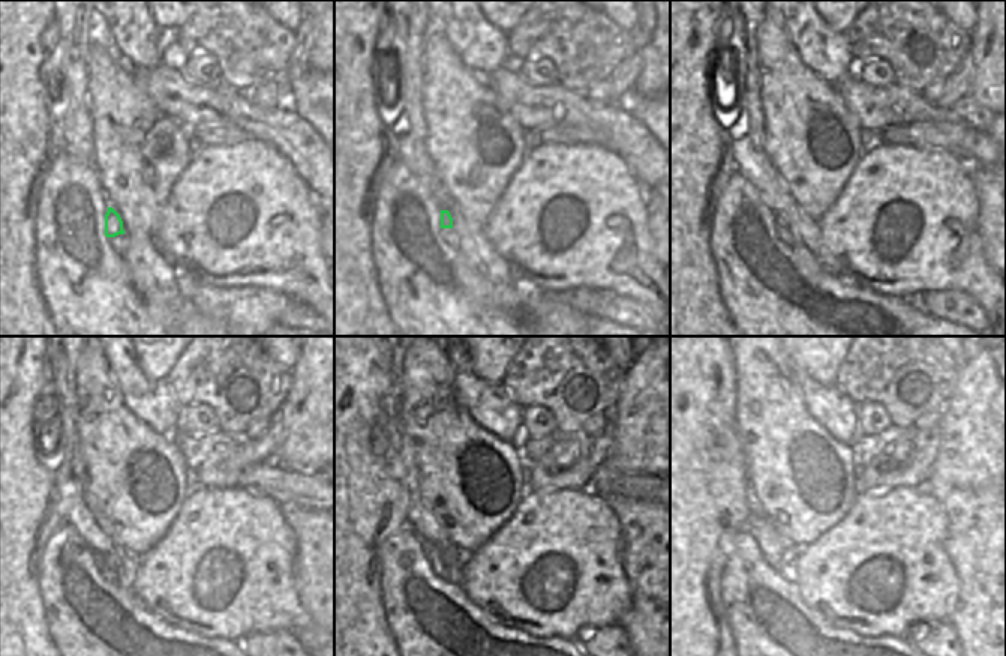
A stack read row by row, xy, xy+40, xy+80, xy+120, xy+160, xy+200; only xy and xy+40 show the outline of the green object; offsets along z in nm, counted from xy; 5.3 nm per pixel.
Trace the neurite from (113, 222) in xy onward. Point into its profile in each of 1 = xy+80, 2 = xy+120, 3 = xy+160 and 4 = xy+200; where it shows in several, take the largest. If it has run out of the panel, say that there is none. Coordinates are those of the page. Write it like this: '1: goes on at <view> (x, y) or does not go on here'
1: goes on at xy+80 (781, 222)
2: goes on at xy+120 (111, 559)
3: goes on at xy+160 (453, 557)
4: goes on at xy+200 (790, 554)

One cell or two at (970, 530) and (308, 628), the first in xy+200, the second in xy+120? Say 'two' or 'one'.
two

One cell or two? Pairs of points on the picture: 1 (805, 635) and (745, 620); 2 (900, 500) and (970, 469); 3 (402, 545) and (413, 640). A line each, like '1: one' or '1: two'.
1: one
2: two
3: one

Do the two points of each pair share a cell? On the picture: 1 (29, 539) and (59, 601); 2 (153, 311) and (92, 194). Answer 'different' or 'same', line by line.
1: different
2: same

